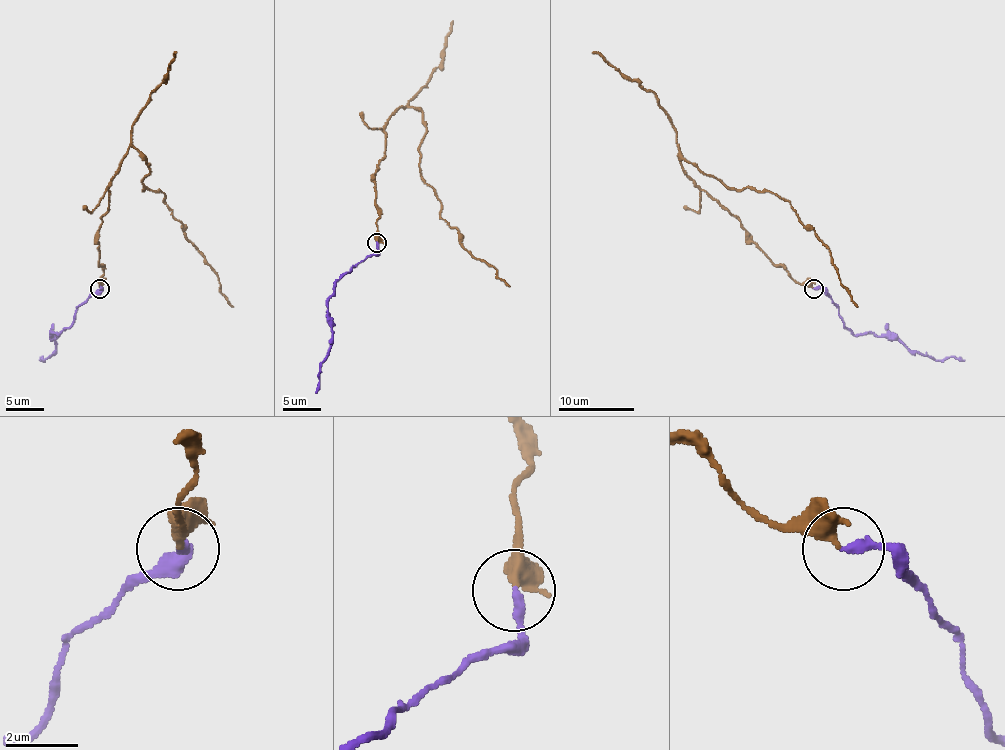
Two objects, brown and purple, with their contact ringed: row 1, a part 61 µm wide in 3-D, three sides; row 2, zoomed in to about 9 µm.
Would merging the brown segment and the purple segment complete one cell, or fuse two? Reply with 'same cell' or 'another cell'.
same cell

